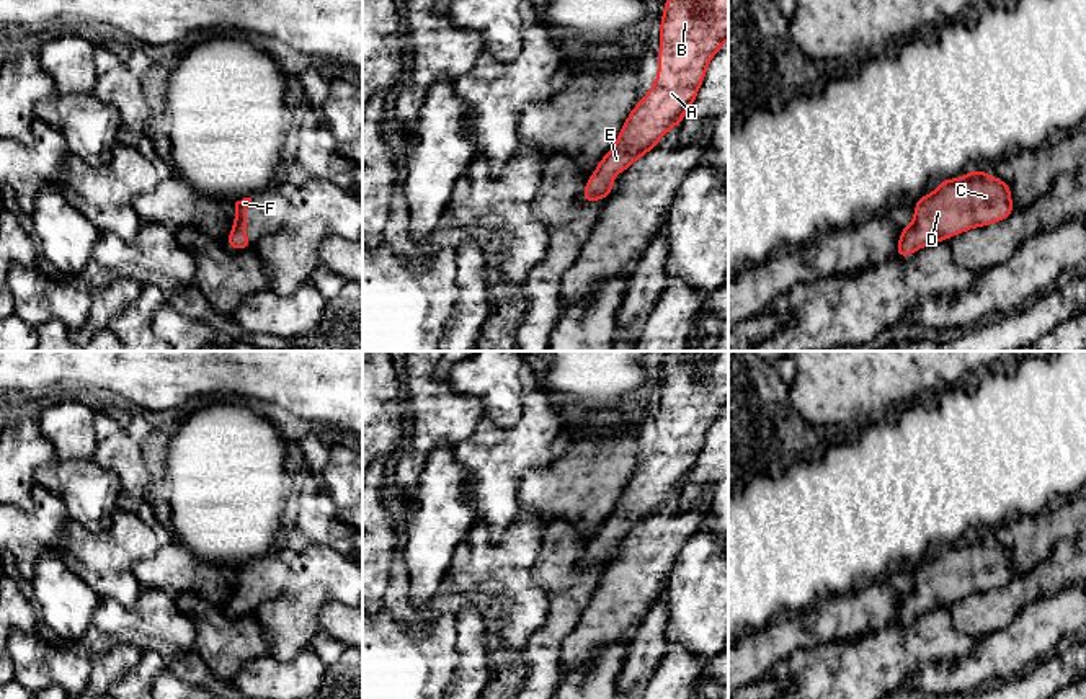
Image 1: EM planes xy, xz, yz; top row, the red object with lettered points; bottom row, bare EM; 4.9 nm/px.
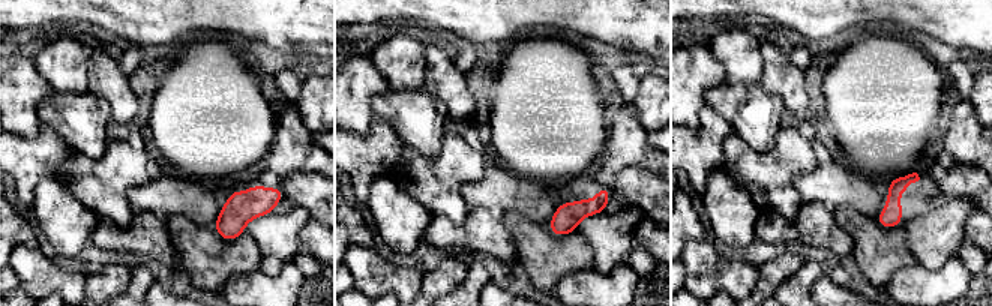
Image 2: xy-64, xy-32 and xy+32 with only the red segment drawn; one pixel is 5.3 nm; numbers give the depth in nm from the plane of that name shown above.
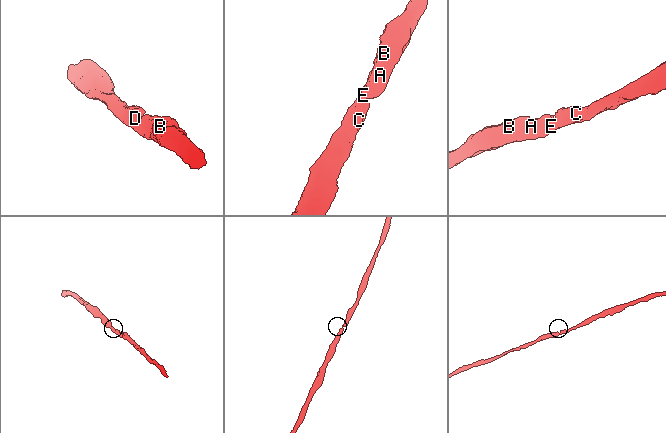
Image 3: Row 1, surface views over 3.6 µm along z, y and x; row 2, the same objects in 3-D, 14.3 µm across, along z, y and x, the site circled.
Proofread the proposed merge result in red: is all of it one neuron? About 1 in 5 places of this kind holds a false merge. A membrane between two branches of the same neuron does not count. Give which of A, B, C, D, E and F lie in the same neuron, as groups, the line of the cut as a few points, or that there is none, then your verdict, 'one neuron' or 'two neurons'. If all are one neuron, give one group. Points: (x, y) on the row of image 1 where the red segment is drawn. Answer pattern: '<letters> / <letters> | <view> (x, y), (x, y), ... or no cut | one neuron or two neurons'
A B C D E F | no cut | one neuron

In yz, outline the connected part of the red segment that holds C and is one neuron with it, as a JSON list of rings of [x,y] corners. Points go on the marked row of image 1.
[[[981,168],[962,178],[941,180],[934,193],[924,193],[913,206],[913,222],[903,225],[893,256],[910,258],[918,248],[1003,222],[1016,211],[1011,186]]]

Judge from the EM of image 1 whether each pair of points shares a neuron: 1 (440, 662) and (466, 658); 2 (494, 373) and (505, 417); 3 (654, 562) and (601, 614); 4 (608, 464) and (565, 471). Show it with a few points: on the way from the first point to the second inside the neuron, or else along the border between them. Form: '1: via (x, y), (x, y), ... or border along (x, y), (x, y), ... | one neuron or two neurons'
1: border along (454, 621), (456, 667), (448, 681) | two neurons
2: via (495, 384), (503, 405) | one neuron
3: via (640, 575), (614, 601) | one neuron
4: via (598, 467), (593, 471), (575, 471) | one neuron

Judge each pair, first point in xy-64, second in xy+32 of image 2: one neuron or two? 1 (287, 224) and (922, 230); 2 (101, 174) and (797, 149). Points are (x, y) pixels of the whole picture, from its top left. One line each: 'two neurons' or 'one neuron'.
1: one neuron
2: one neuron

